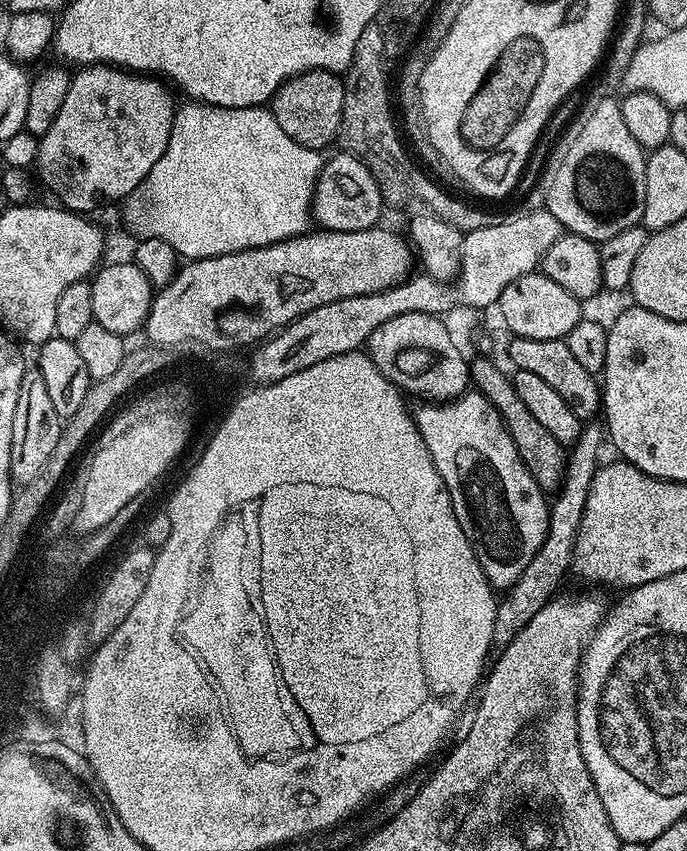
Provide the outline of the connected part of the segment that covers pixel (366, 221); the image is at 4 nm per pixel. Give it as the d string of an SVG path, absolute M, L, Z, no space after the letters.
M337 151L337 156L328 156L312 195L311 219L321 229L330 232L353 232L375 228L381 223L380 211L386 205L374 174L351 152Z

